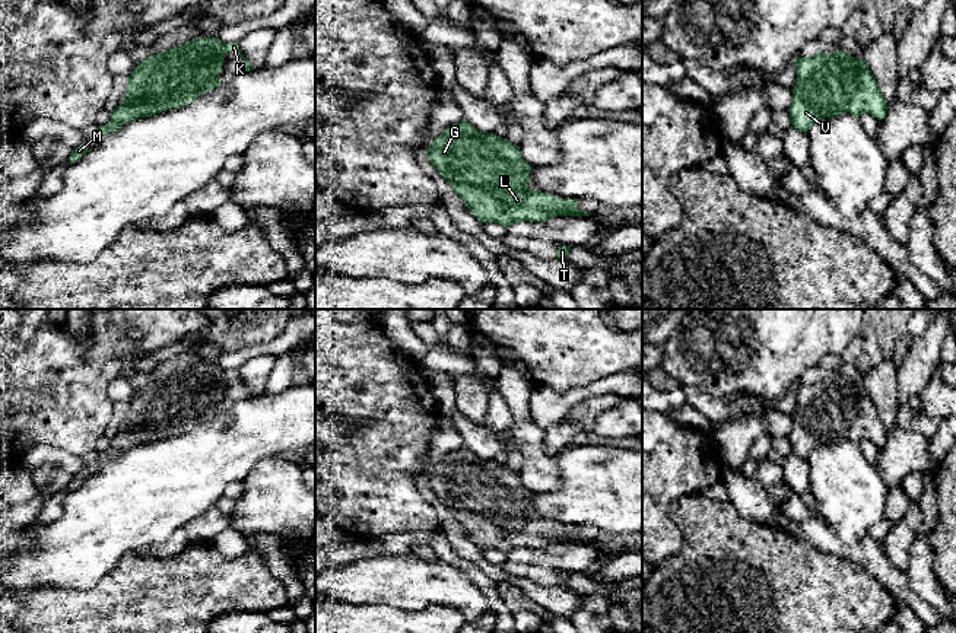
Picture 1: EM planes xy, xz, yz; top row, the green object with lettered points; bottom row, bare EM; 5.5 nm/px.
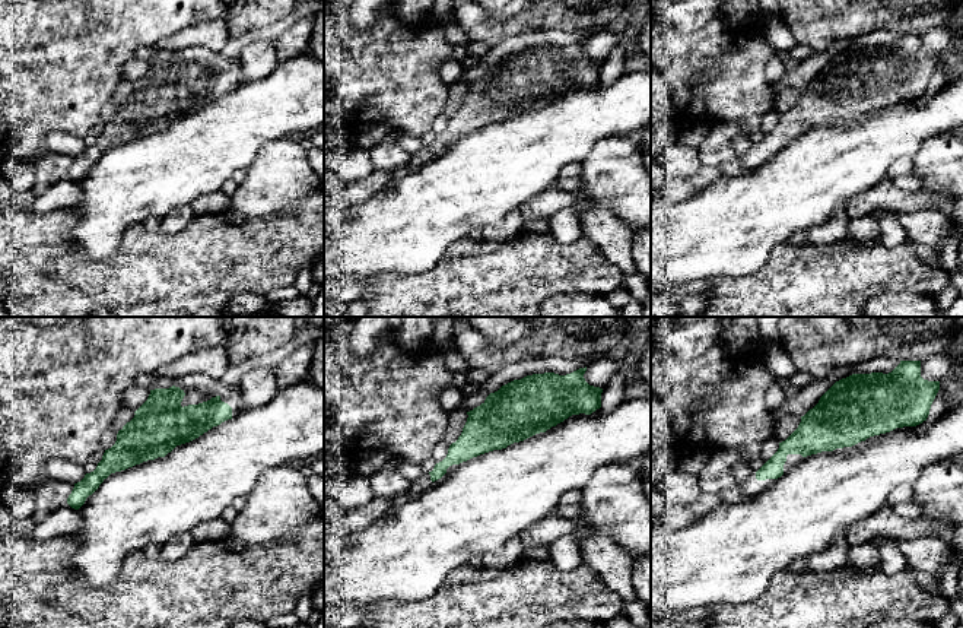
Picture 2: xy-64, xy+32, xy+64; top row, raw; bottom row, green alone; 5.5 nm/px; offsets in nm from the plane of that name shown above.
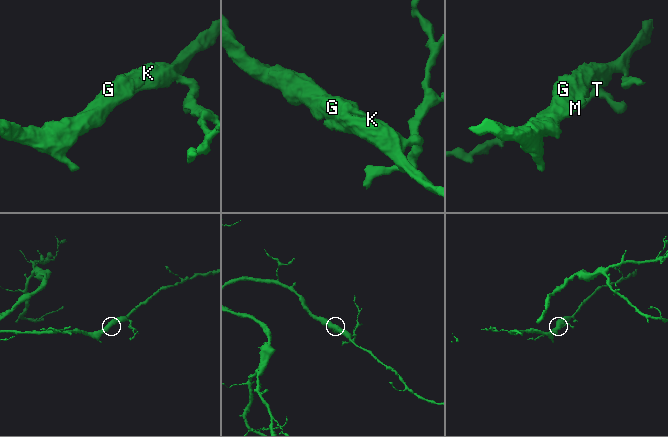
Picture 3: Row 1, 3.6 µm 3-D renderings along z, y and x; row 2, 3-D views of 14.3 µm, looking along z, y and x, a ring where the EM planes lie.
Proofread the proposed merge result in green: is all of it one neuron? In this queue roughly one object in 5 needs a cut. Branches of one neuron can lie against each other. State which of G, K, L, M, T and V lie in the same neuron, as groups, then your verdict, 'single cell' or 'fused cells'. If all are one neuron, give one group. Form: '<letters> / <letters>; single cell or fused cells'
G K L M T V; single cell

